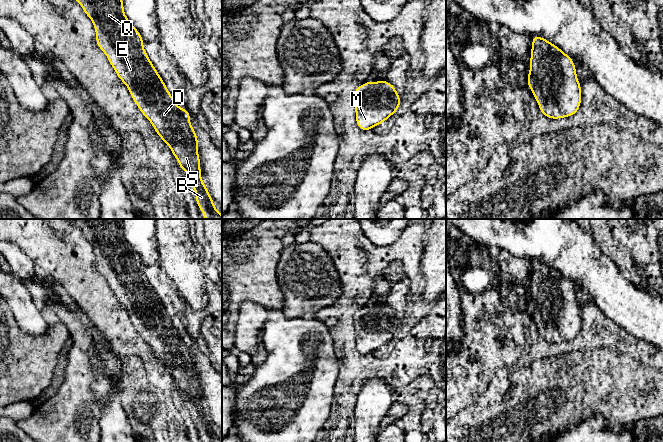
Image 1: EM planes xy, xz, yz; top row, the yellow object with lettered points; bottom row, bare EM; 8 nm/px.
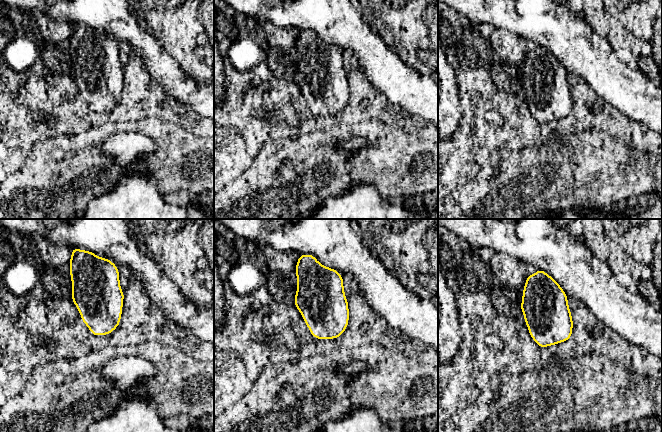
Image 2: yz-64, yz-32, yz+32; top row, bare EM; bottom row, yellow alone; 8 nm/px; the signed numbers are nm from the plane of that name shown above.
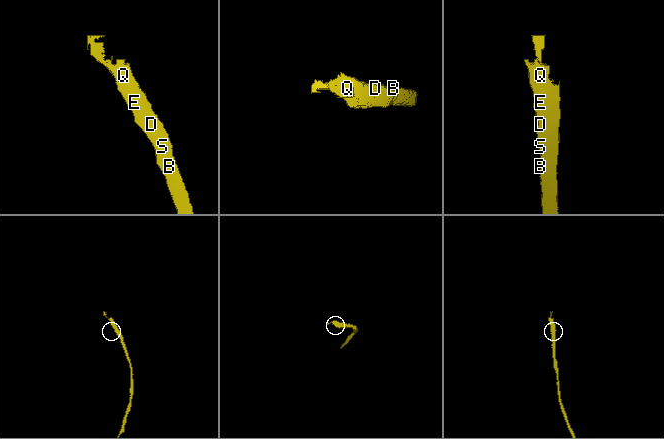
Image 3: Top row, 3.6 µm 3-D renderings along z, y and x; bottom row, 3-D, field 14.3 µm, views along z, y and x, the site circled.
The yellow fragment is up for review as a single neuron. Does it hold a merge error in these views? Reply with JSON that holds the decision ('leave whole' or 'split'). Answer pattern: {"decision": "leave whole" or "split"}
{"decision": "leave whole"}

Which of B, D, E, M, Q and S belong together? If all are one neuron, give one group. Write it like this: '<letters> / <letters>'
B D E M Q S

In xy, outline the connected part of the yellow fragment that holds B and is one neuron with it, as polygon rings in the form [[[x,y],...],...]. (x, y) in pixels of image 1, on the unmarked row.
[[[72,219],[71,222],[81,229],[84,237],[92,244],[97,270],[107,280],[119,303],[127,310],[140,336],[150,345],[159,361],[170,371],[173,380],[179,386],[179,393],[187,395],[200,435],[205,442],[222,442],[201,402],[198,361],[190,348],[190,337],[176,328],[165,306],[149,283],[144,274],[144,264],[140,256],[124,237],[122,219]]]

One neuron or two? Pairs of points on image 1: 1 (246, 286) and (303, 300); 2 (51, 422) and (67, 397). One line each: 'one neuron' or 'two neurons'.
1: two neurons
2: one neuron

